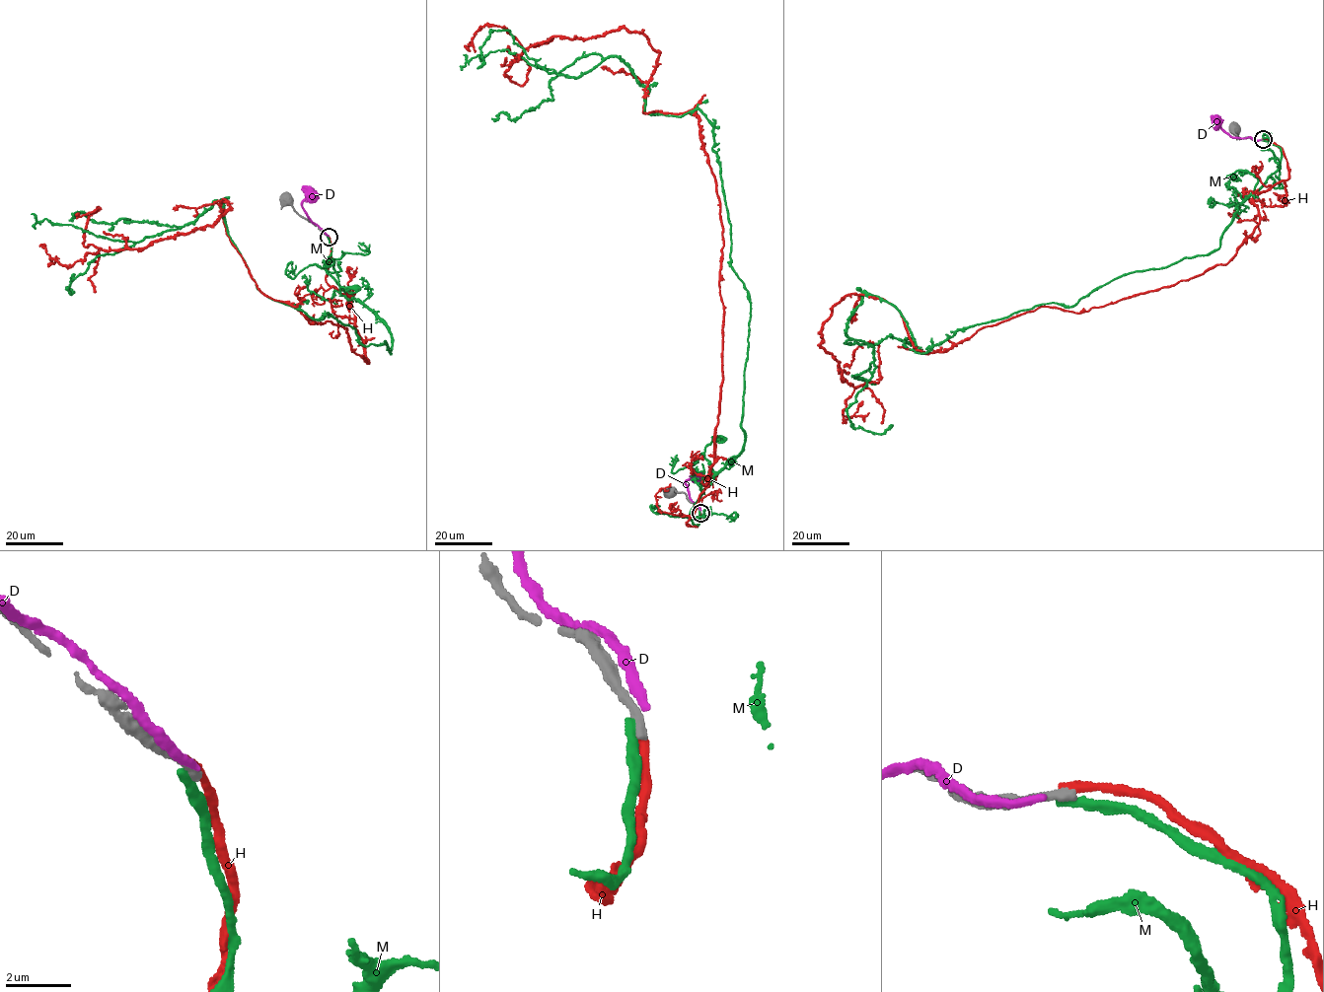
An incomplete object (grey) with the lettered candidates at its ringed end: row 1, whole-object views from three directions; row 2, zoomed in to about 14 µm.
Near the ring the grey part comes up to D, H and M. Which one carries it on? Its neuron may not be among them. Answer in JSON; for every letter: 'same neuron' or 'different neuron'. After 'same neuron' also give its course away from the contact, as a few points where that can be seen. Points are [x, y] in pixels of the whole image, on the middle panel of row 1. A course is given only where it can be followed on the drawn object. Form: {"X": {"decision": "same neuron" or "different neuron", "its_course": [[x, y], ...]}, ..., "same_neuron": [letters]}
{"D": {"decision": "different neuron"}, "H": {"decision": "different neuron"}, "M": {"decision": "different neuron"}, "same_neuron": []}

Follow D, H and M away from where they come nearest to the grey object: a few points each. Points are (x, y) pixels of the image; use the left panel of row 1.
D: (327, 235), (302, 208), (303, 201), (313, 196)
H: (328, 236), (369, 363), (259, 290), (222, 198), (135, 249), (84, 245), (100, 208), (76, 215)
M: (328, 236), (327, 273), (386, 327), (391, 353), (269, 299), (220, 201), (65, 287)

